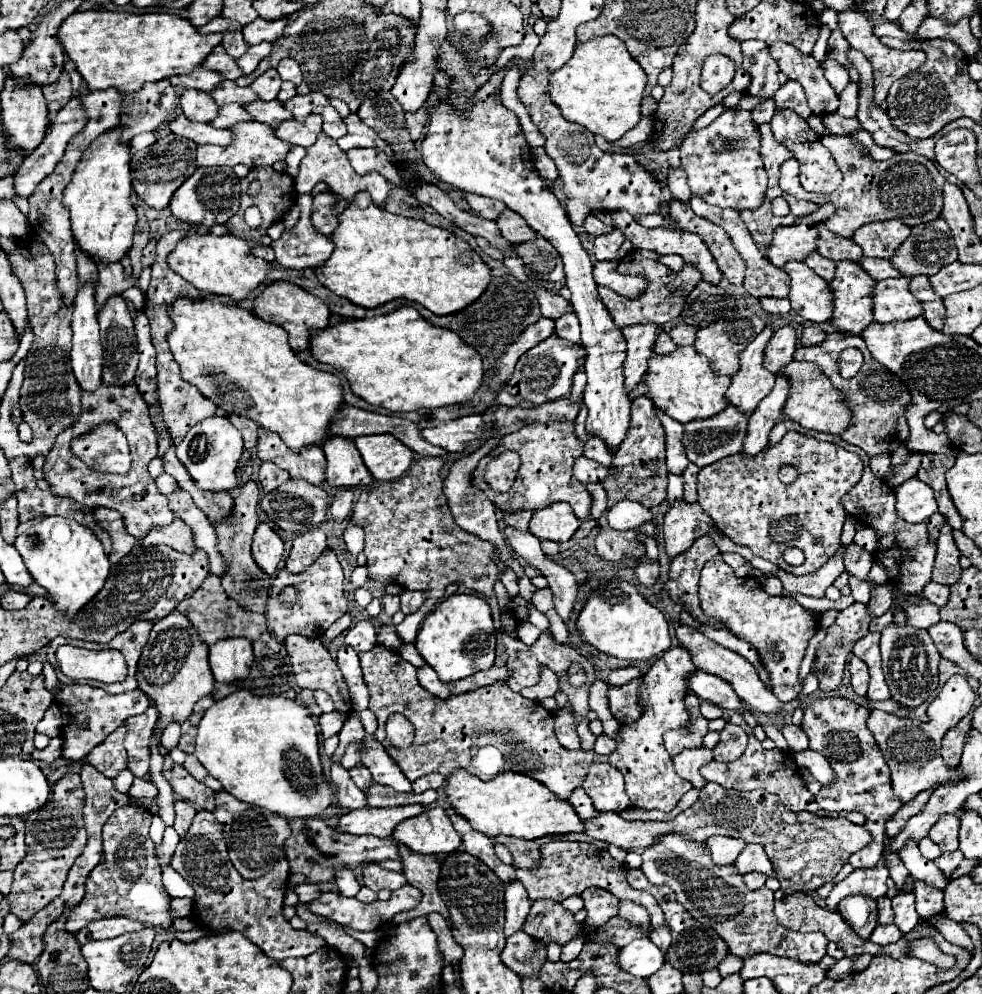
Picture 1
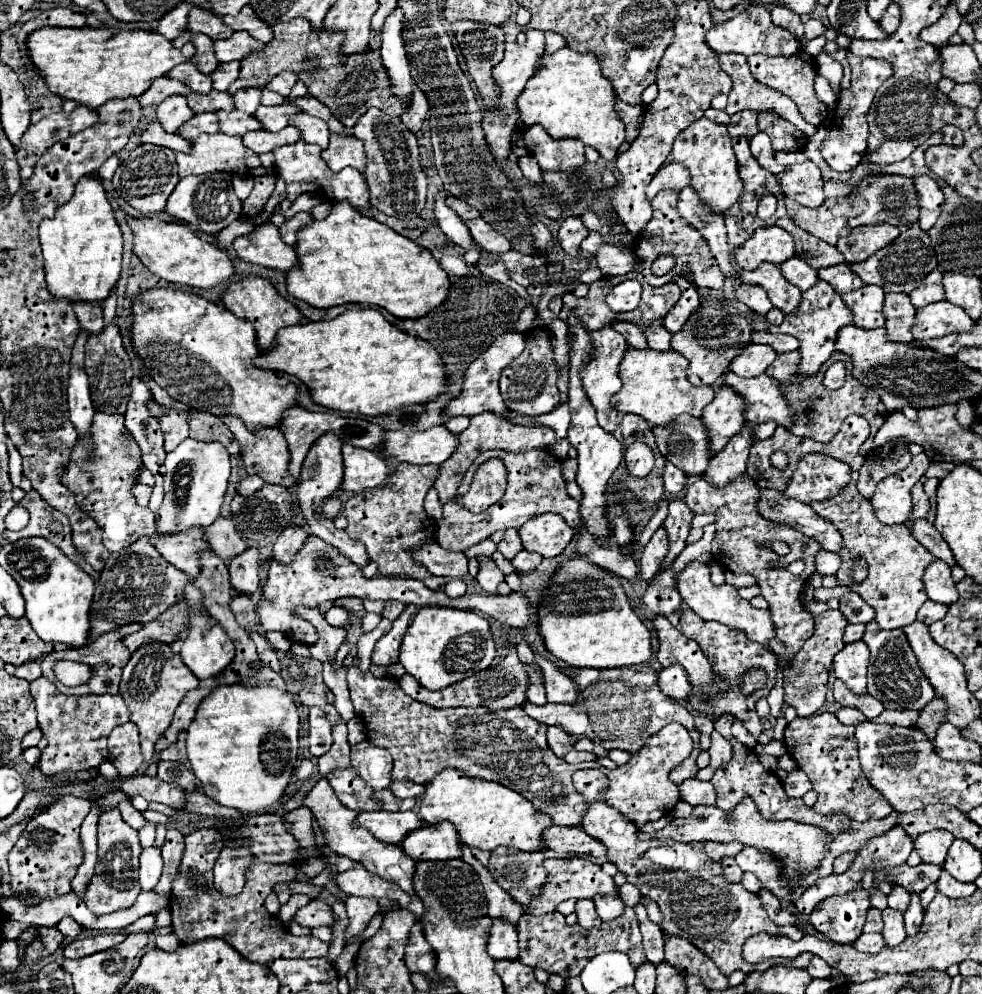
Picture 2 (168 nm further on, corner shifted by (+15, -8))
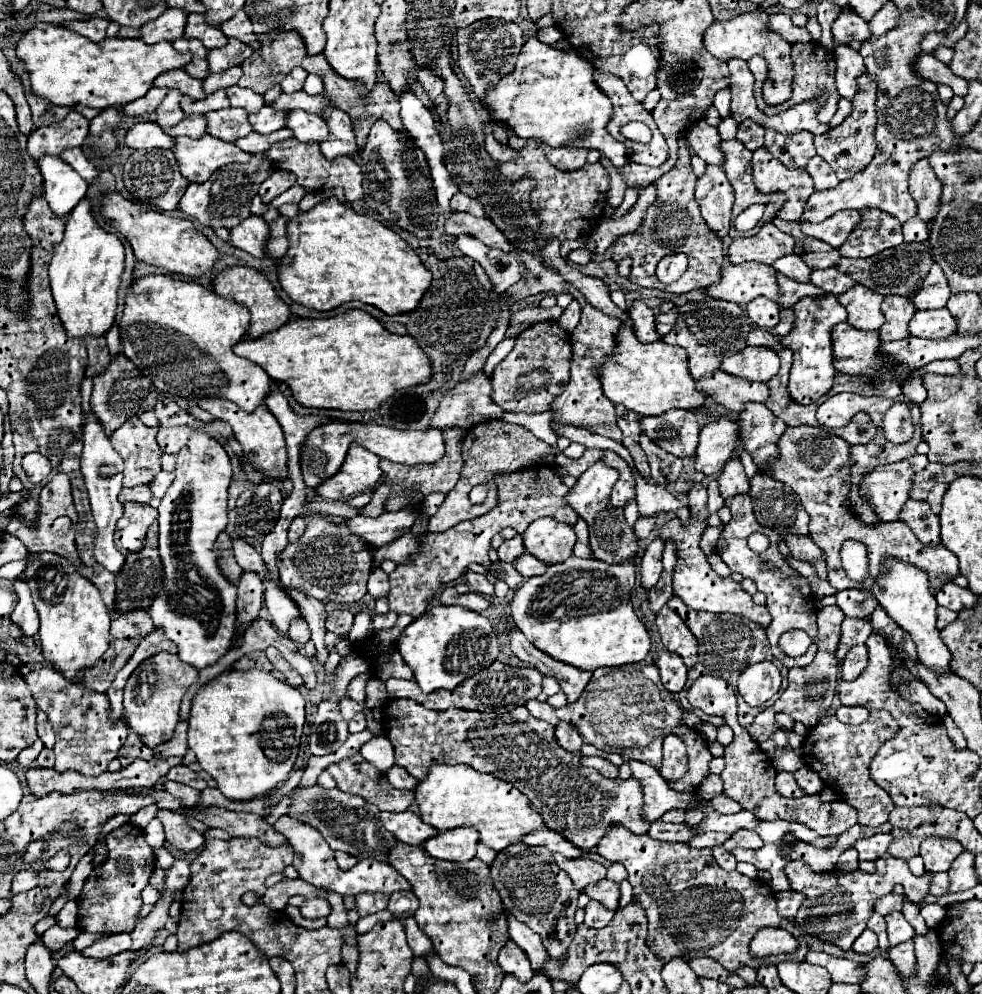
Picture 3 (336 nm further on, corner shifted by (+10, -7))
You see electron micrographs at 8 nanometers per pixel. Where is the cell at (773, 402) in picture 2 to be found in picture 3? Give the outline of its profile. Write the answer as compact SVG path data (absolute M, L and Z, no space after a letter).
M713 371L699 381L695 381L697 391L703 395L711 397L715 403L723 405L729 411L737 411L745 407L751 401L763 403L765 397L769 397L769 387L765 383L751 383L741 377L723 373L723 371Z

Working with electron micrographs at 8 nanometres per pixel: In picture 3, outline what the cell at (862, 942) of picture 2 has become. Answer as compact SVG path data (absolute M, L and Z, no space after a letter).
M865 929L853 943L853 951L857 951L857 953L871 953L875 949L877 949L877 935L869 929Z

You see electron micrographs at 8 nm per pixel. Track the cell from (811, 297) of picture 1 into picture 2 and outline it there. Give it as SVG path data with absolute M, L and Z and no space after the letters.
M762 262L756 270L752 272L740 272L740 278L746 284L760 284L764 286L764 290L768 292L774 308L782 310L784 314L792 314L800 300L802 300L802 290L798 286L794 286L792 282L788 282L780 268L772 262Z

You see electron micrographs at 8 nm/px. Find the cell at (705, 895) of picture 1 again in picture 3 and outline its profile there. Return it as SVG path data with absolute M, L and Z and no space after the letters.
M613 825L599 841L597 853L607 861L625 865L629 871L633 897L645 909L645 915L649 915L647 945L663 965L675 957L695 957L701 953L719 961L729 971L737 971L741 965L759 969L761 963L775 963L773 957L751 957L749 953L751 939L763 927L783 927L799 941L797 953L789 953L787 959L803 961L809 951L801 929L777 915L773 889L759 879L721 869L709 849L691 849L685 843L663 843L649 835L631 835L629 829Z

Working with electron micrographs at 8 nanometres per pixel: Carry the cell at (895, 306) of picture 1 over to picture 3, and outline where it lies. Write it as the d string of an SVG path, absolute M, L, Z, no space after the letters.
M853 285L849 291L837 295L839 303L847 309L847 323L861 331L879 329L885 323L881 315L881 301L883 297L863 285Z

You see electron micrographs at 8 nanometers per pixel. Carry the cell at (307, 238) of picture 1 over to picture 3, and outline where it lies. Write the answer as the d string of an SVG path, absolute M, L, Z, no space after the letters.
M257 215L243 219L237 227L229 231L229 243L233 247L251 253L253 257L265 257L263 245L267 239L269 239L269 225Z

